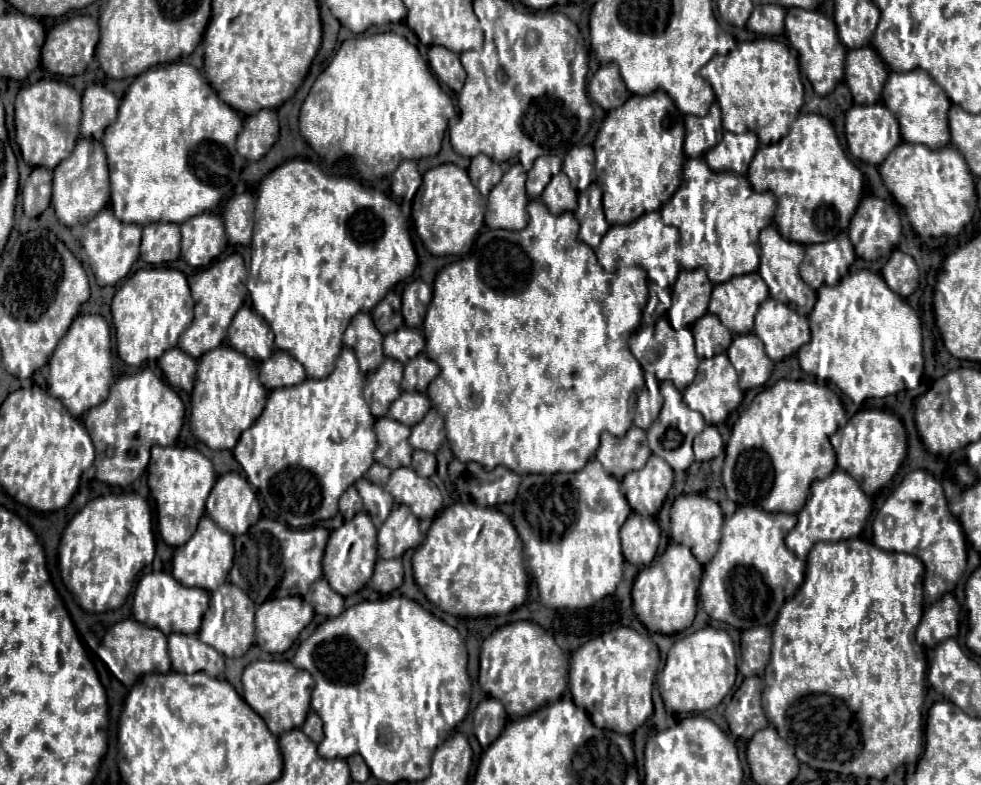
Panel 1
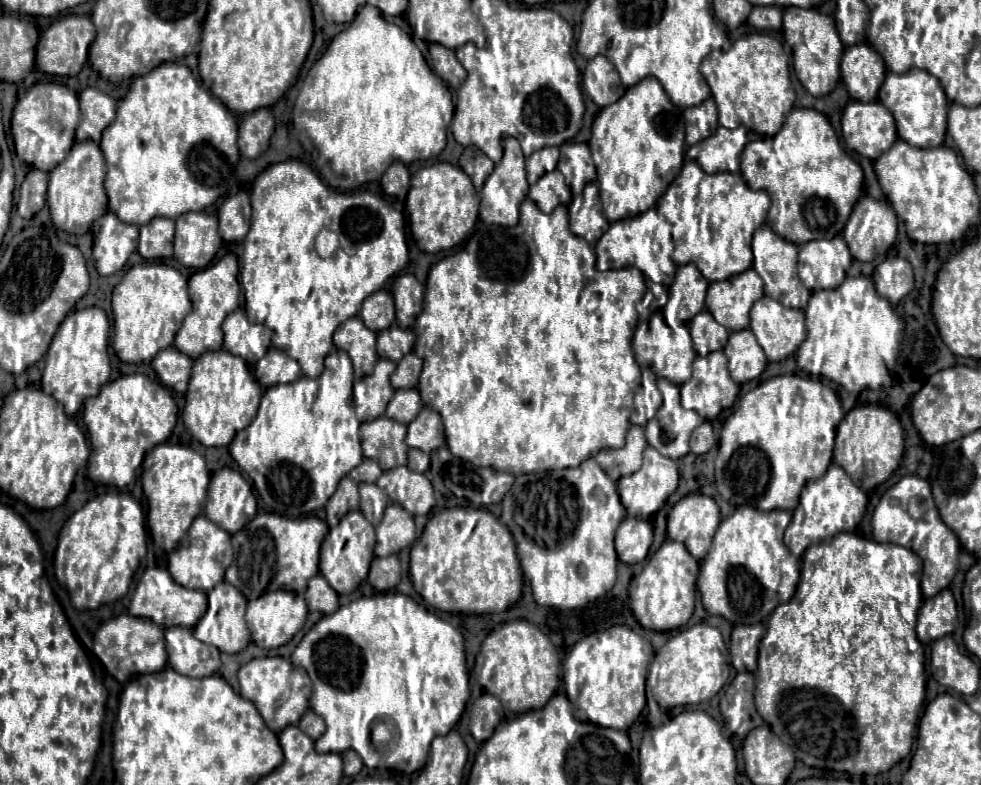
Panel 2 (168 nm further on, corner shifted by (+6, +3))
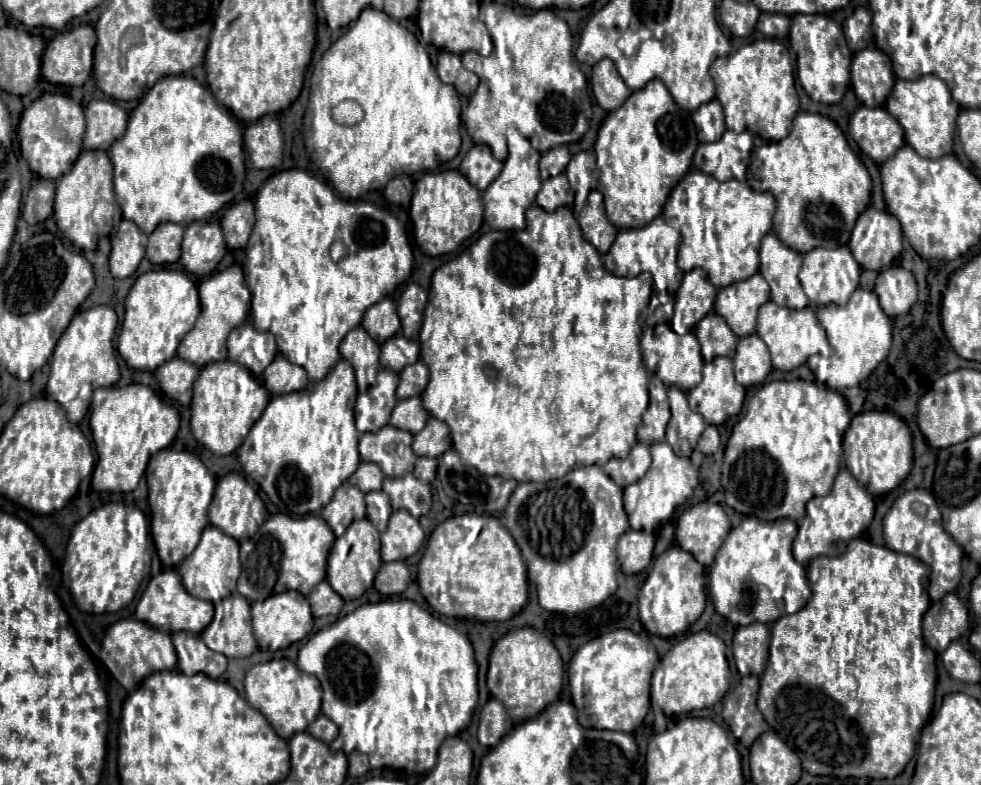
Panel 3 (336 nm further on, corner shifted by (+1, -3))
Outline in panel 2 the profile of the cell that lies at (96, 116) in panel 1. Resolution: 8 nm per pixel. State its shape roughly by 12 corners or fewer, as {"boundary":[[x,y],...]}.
{"boundary":[[100,89],[80,93],[76,141],[100,143],[116,101]]}

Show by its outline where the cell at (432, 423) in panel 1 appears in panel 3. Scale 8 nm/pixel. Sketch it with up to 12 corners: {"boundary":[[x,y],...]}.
{"boundary":[[429,417],[413,437],[415,455],[441,457],[451,449],[449,427]]}

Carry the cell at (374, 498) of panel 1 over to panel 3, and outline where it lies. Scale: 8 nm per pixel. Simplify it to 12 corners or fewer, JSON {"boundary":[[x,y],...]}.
{"boundary":[[383,491],[365,495],[367,519],[383,533],[391,503]]}

